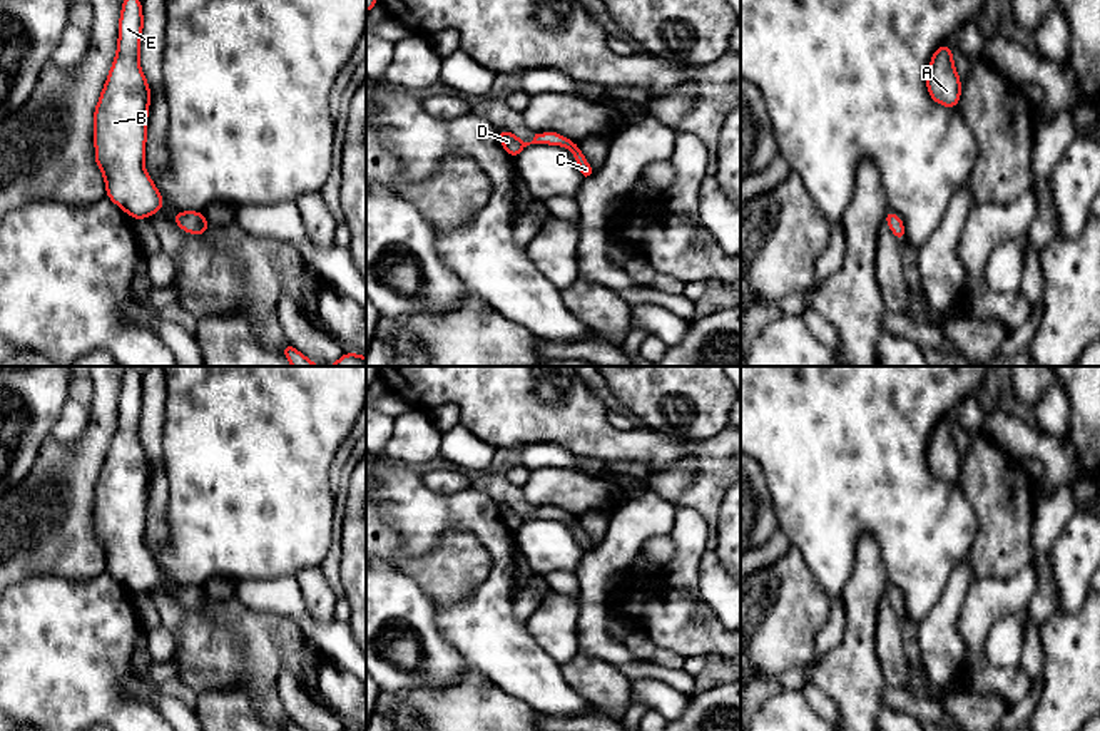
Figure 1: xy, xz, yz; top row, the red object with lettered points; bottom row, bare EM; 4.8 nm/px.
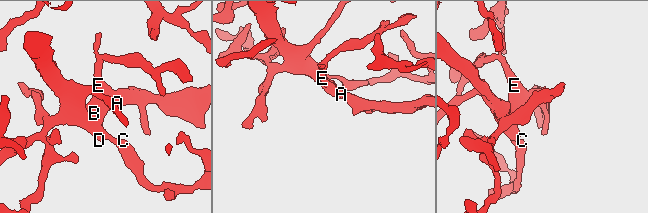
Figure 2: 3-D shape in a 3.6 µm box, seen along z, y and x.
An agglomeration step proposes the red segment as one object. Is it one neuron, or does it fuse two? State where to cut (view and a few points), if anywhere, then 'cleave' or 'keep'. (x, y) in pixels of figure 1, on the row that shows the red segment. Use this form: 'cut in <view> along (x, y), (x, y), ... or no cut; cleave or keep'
no cut; keep

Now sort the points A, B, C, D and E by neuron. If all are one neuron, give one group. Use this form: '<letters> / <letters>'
A B C D E

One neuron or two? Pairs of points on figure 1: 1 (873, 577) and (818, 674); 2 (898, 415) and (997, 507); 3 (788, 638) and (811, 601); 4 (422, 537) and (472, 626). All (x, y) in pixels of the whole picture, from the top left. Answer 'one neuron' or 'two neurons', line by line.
1: one neuron
2: two neurons
3: one neuron
4: one neuron

